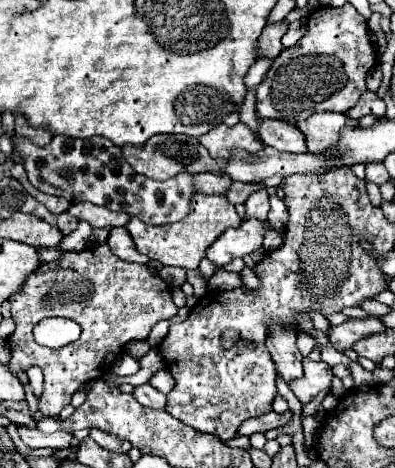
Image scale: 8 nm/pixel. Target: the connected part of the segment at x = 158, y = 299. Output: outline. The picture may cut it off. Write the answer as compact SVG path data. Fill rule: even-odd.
M98 244L82 252L62 252L62 258L42 264L36 274L26 278L20 292L10 298L10 306L16 330L8 338L12 352L8 370L28 370L30 366L44 370L44 392L38 400L38 412L48 418L58 416L78 388L100 378L124 344L146 340L160 320L172 318L178 312L170 296L170 286L156 272L146 264L130 264L116 258L108 244ZM48 316L72 318L82 326L82 338L58 350L36 344L32 326Z

